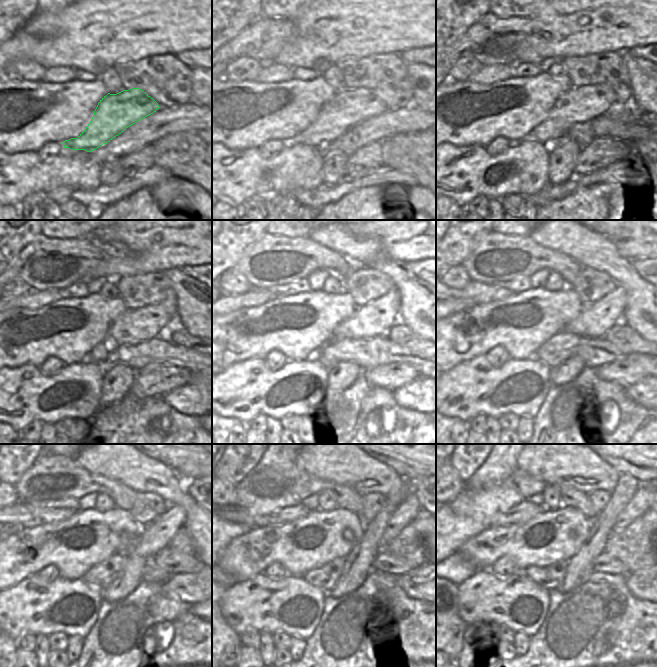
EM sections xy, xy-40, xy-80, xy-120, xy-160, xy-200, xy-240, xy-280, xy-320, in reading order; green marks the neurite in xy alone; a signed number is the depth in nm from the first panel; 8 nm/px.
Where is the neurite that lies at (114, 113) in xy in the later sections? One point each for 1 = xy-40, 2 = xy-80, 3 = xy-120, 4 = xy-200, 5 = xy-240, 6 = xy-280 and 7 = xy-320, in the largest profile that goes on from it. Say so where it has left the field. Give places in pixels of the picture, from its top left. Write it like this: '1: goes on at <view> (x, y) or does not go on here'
1: goes on at xy-40 (347, 108)
2: goes on at xy-80 (584, 103)
3: goes on at xy-120 (135, 326)
4: goes on at xy-200 (594, 321)
5: goes on at xy-240 (156, 536)
6: goes on at xy-280 (405, 513)
7: goes on at xy-320 (639, 503)

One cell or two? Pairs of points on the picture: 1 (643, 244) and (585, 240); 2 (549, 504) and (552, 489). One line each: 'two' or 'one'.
1: two
2: one

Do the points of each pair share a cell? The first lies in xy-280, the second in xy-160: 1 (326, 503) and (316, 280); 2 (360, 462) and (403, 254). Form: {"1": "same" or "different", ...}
{"1": "different", "2": "different"}

